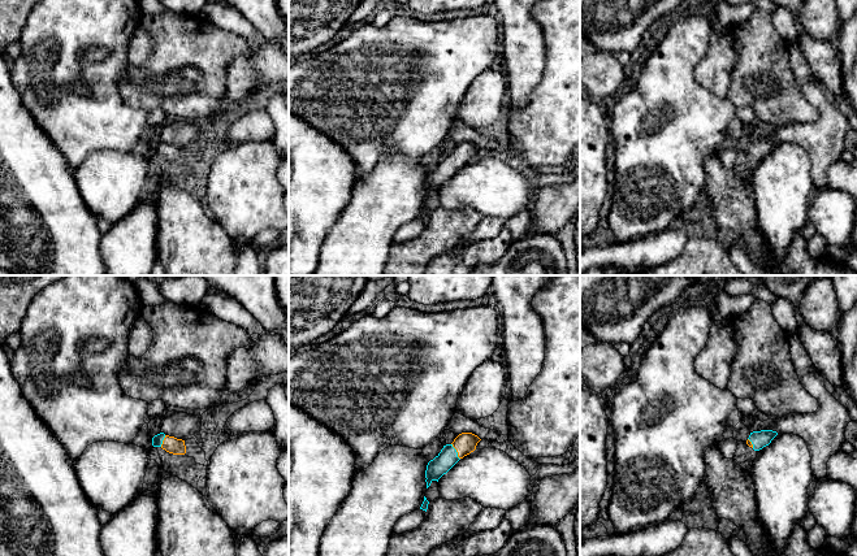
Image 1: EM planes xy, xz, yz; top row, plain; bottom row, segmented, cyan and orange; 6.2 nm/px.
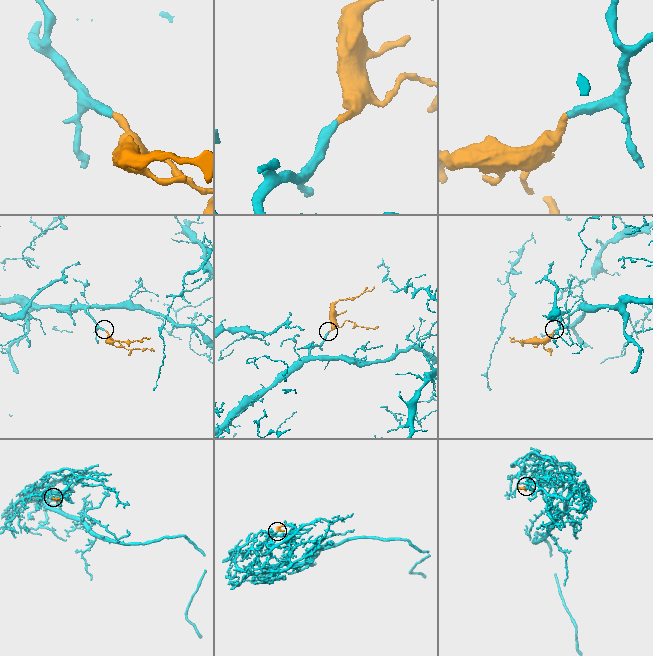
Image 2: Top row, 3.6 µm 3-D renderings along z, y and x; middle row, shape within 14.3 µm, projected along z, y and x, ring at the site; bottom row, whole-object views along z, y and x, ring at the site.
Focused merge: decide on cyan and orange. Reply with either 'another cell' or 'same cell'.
same cell

